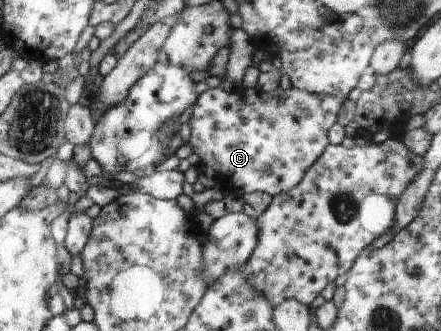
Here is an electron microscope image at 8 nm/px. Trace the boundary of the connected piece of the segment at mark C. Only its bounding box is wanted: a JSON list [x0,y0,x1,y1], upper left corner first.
[188,86,344,197]

